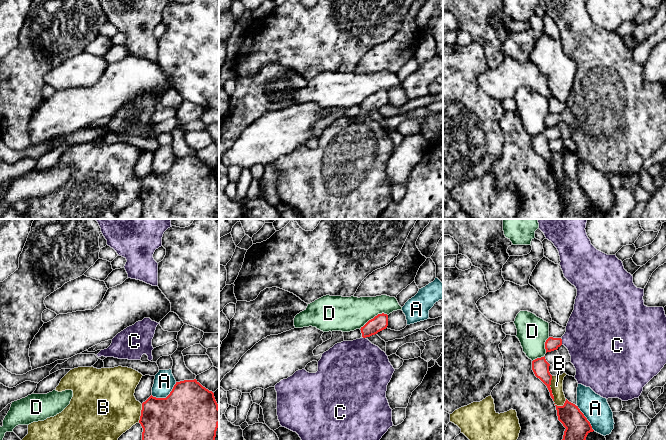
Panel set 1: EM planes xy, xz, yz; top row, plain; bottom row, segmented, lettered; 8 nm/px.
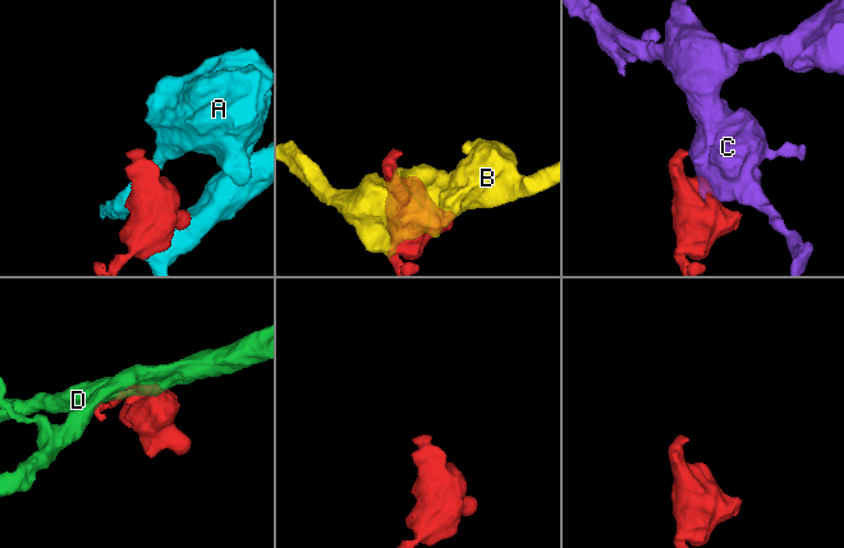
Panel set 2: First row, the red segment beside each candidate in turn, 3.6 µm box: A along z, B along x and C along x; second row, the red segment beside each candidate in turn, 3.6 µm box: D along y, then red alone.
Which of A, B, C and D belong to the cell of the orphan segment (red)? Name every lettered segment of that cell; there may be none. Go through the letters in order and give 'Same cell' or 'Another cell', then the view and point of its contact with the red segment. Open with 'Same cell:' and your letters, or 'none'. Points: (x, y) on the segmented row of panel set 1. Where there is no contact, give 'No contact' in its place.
Same cell: C
A: Another cell. Touches red at xy (166, 397)
B: Another cell. Touches red at yz (550, 388)
C: Same cell. Touches red at yz (561, 341)
D: Another cell. Touches red at xz (374, 317)

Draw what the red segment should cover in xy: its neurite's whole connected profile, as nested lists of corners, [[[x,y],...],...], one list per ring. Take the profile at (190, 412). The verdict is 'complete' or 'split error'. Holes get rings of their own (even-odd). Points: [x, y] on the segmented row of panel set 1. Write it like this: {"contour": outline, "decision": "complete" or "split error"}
{"contour": [[[196,379],[176,382],[166,398],[152,395],[142,403],[142,440],[215,440],[219,408],[214,393]]], "decision": "complete"}

